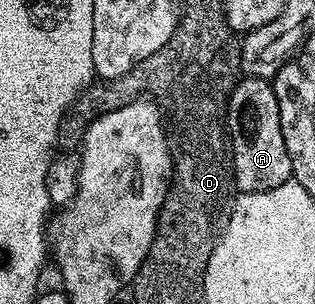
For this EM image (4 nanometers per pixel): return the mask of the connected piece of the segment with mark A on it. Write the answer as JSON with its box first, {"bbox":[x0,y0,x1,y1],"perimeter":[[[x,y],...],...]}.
{"bbox":[227,76,292,194],"perimeter":[[[248,76],[240,80],[227,104],[227,132],[235,164],[235,188],[240,194],[269,191],[292,180],[289,151],[285,151],[285,135],[281,135],[281,111],[270,80]]]}

